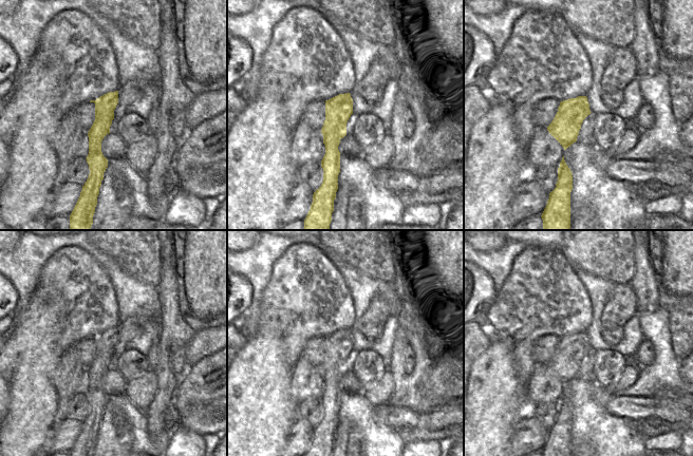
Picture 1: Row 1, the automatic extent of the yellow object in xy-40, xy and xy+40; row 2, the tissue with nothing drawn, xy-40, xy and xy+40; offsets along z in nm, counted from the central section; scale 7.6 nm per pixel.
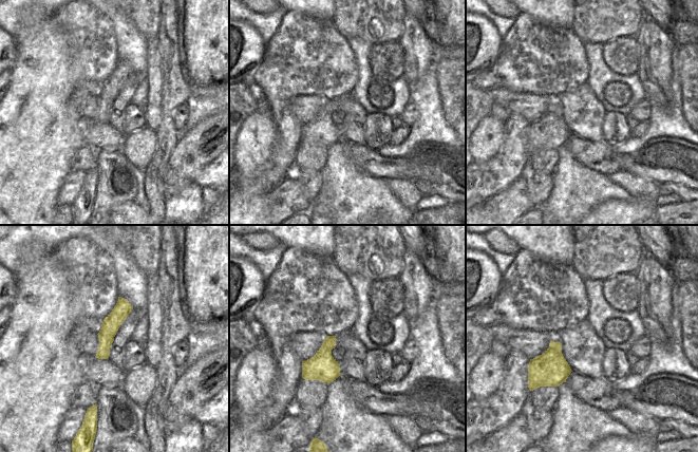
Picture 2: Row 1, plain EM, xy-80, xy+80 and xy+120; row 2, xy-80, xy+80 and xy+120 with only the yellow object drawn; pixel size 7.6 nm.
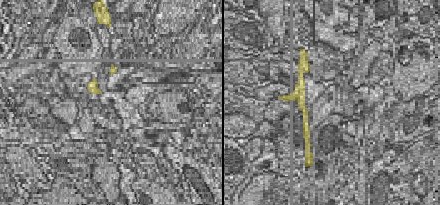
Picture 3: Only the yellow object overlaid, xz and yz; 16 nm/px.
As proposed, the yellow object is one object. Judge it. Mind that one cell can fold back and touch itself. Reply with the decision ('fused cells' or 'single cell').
fused cells

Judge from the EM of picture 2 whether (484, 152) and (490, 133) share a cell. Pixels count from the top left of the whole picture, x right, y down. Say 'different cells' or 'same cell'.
same cell

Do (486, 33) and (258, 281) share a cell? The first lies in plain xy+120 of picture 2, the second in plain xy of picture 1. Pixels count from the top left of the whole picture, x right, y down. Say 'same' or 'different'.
different

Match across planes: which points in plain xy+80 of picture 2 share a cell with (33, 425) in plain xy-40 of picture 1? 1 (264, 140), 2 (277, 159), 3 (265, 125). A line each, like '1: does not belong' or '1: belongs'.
1: belongs
2: does not belong
3: belongs

